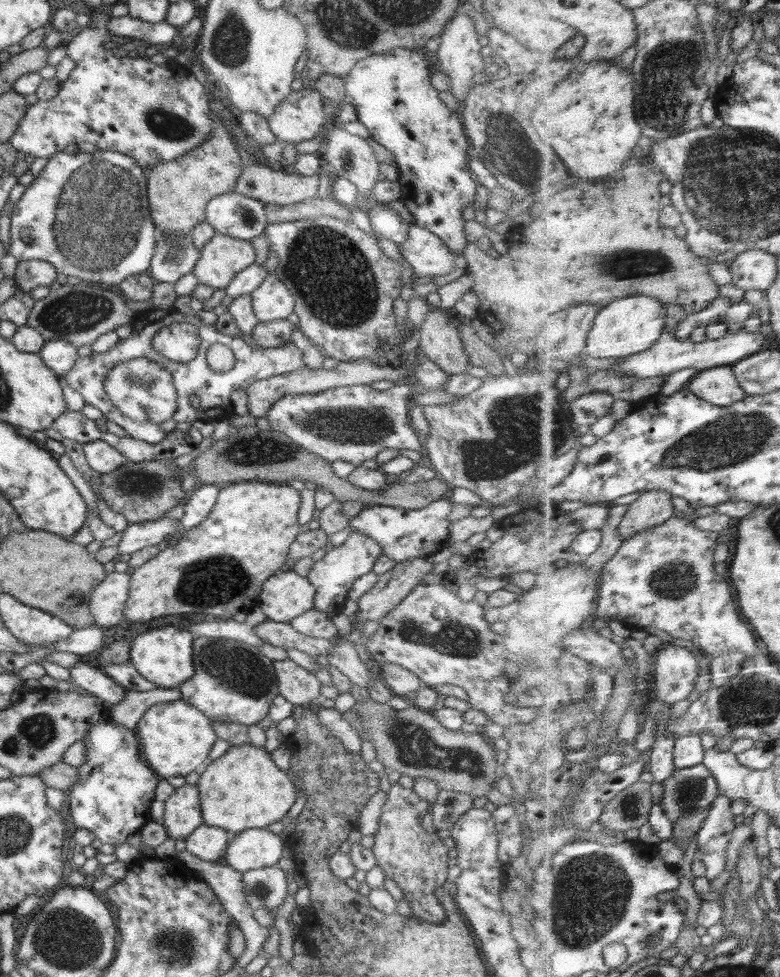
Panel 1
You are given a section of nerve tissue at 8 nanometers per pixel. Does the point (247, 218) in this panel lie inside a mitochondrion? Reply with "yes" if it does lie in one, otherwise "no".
yes

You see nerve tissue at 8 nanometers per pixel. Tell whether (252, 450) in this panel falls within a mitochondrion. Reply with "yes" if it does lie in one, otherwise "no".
yes

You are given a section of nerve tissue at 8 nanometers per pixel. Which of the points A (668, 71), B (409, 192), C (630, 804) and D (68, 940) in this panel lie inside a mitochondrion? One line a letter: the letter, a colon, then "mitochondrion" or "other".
A: mitochondrion
B: other
C: mitochondrion
D: mitochondrion

